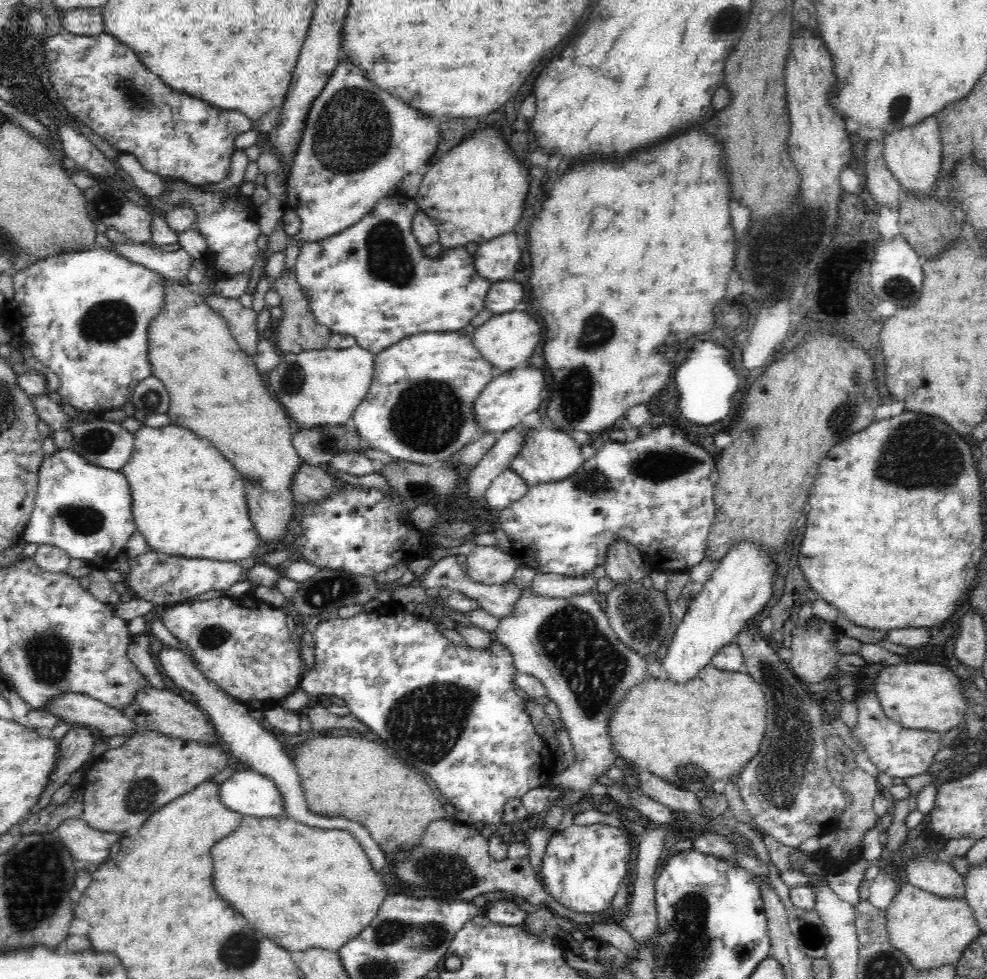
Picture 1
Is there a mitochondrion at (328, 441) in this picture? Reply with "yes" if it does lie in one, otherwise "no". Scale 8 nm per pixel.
yes

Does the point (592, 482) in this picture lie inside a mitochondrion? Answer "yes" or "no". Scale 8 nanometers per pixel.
yes

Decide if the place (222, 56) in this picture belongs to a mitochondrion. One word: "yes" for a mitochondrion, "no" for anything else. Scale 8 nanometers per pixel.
no

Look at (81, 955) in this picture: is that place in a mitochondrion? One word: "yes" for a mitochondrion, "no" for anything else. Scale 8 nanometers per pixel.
no

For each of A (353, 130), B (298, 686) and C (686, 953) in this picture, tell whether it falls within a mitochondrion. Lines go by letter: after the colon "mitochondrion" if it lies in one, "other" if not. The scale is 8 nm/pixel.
A: mitochondrion
B: other
C: mitochondrion

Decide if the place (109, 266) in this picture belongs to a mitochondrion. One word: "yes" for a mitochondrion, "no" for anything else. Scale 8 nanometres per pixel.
no

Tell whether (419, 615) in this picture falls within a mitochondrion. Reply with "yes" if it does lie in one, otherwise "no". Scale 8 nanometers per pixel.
no

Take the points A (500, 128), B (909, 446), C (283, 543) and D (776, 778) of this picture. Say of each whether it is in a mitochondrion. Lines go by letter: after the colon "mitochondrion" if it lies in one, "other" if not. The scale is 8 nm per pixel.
A: other
B: mitochondrion
C: other
D: mitochondrion

